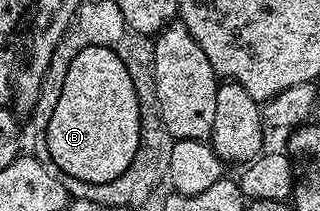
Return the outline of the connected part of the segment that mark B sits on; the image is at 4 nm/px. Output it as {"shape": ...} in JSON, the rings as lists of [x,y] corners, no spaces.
{"shape":[[[88,46],[72,58],[72,66],[68,66],[68,74],[64,77],[64,86],[57,102],[52,118],[45,124],[44,139],[48,146],[48,154],[52,154],[54,168],[61,174],[72,174],[72,178],[80,178],[80,182],[107,184],[128,166],[132,166],[132,158],[136,158],[136,150],[140,142],[140,110],[136,98],[136,86],[132,86],[132,74],[128,74],[128,66],[120,62],[120,58],[111,48],[104,46]]]}

